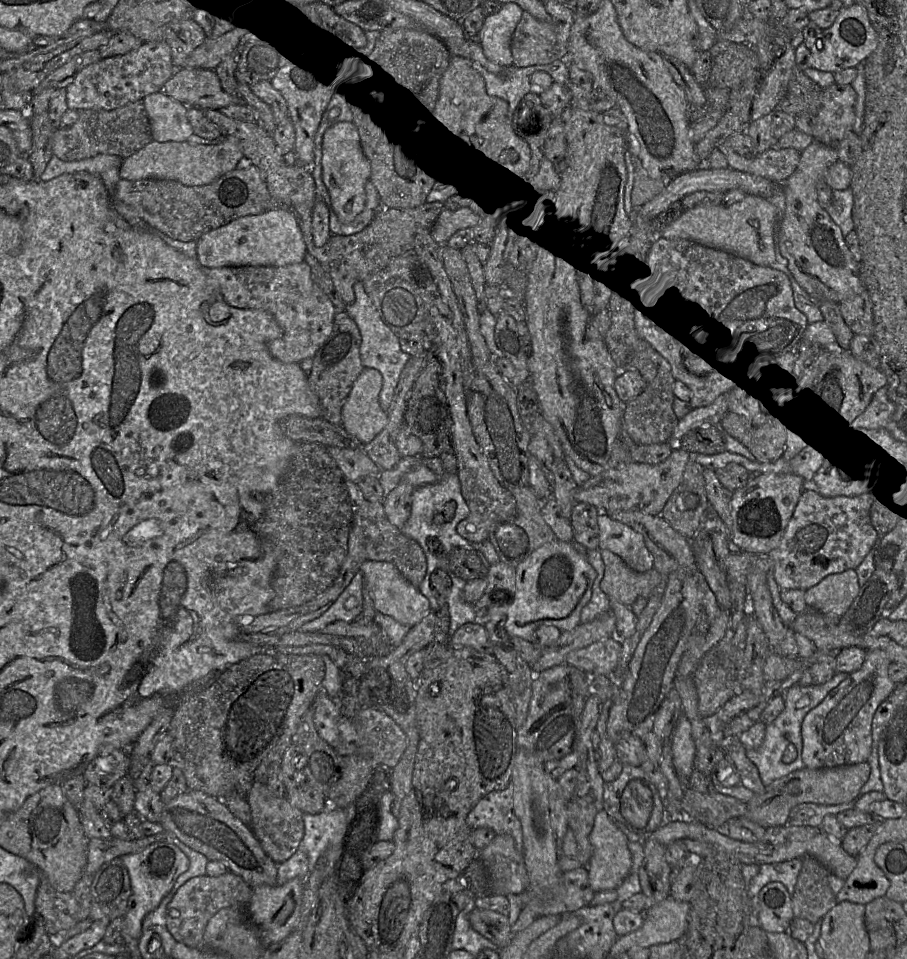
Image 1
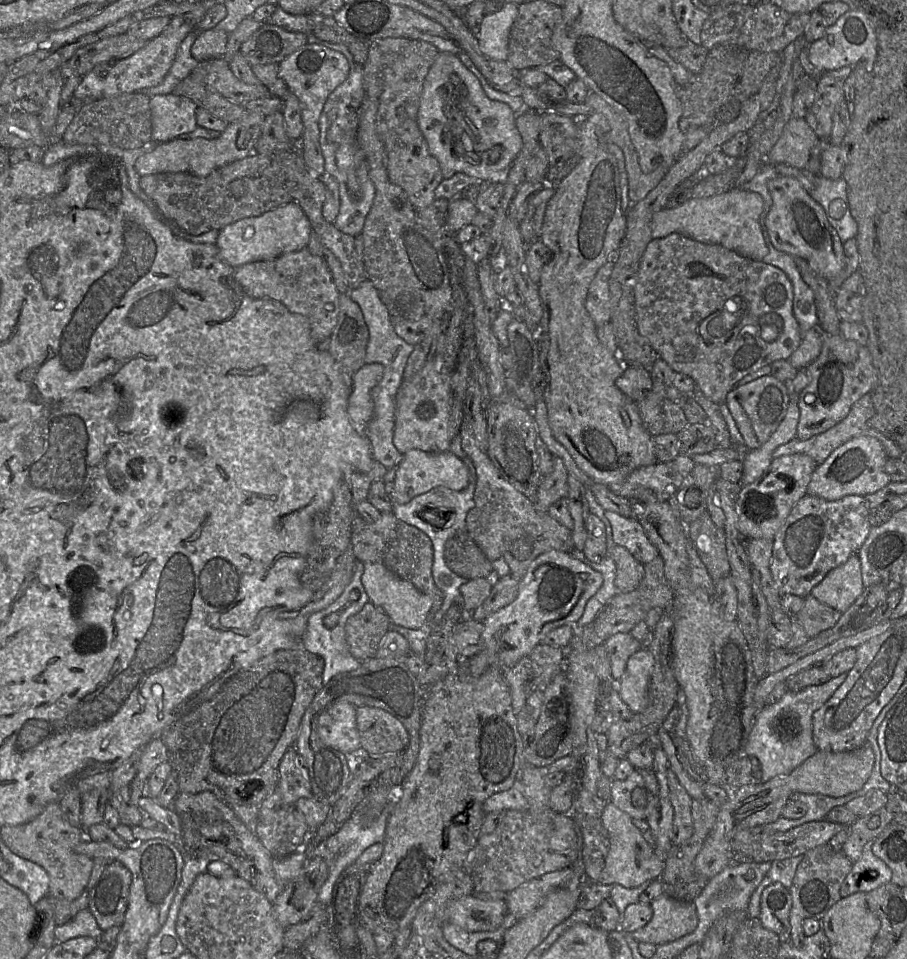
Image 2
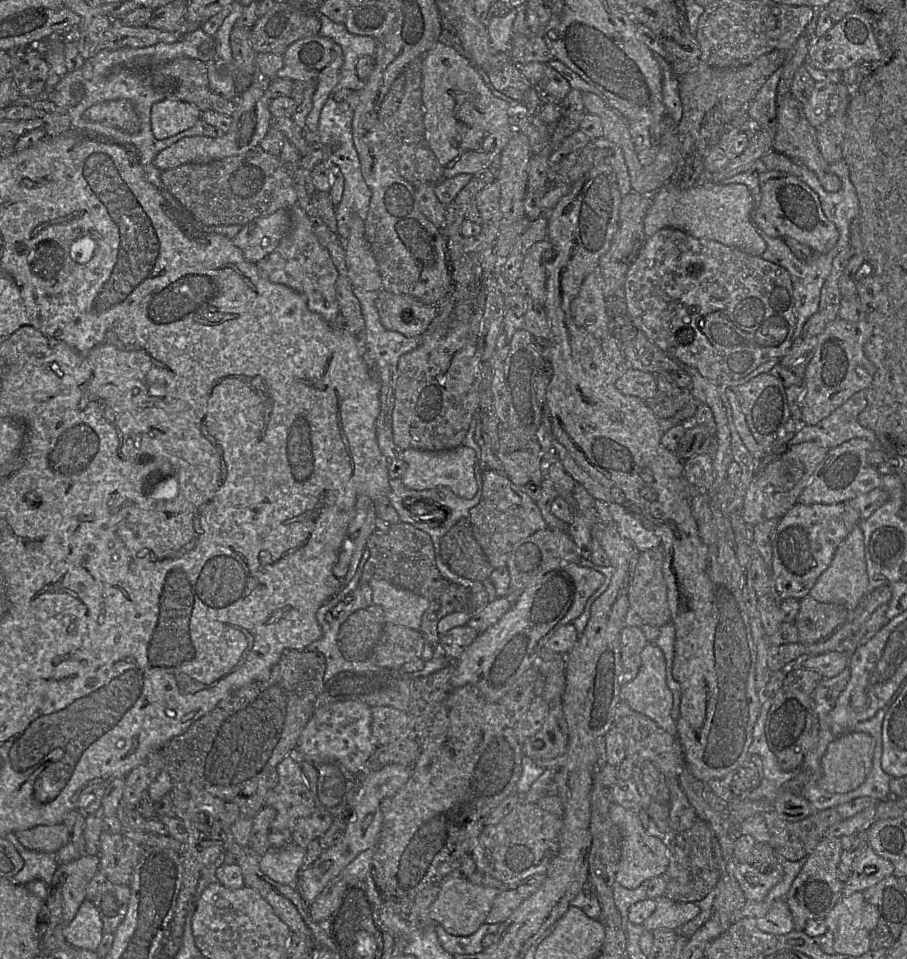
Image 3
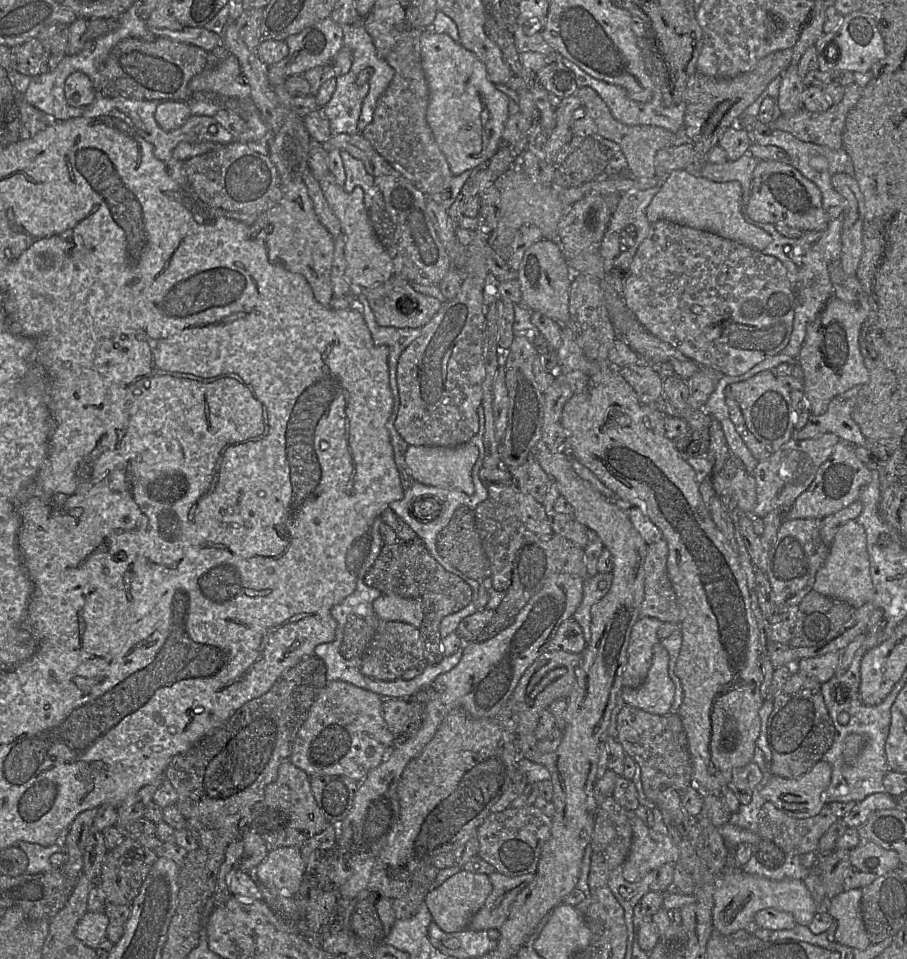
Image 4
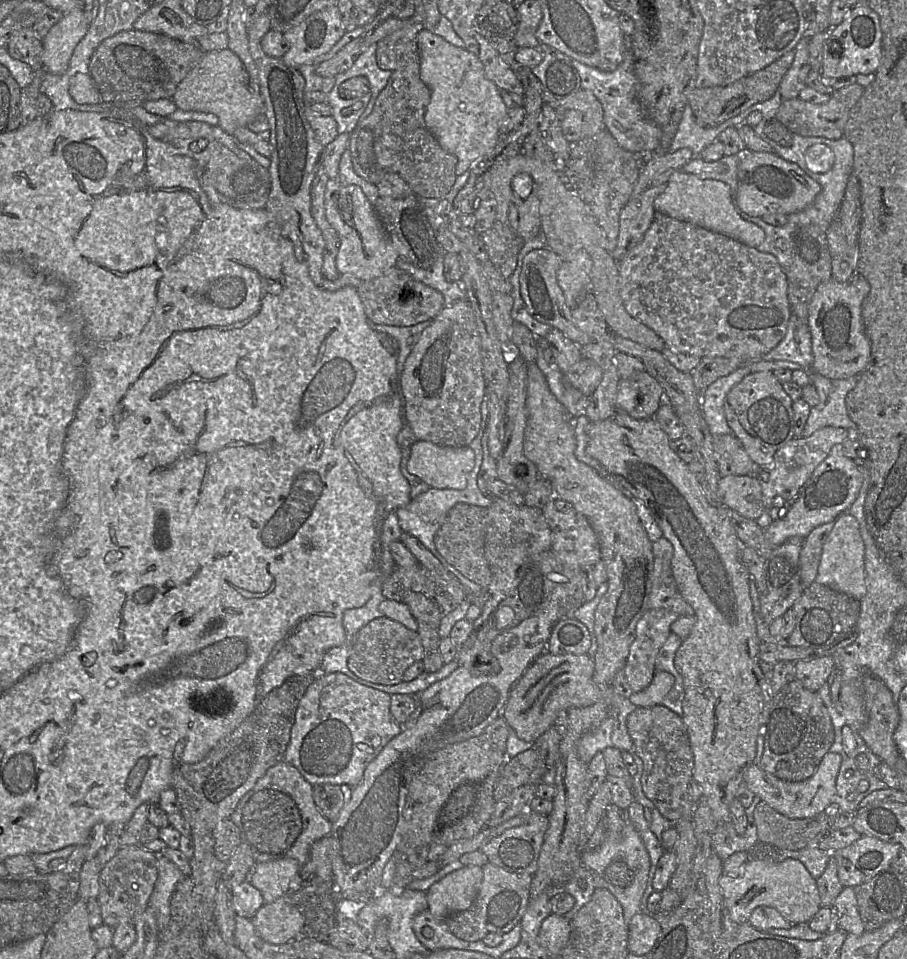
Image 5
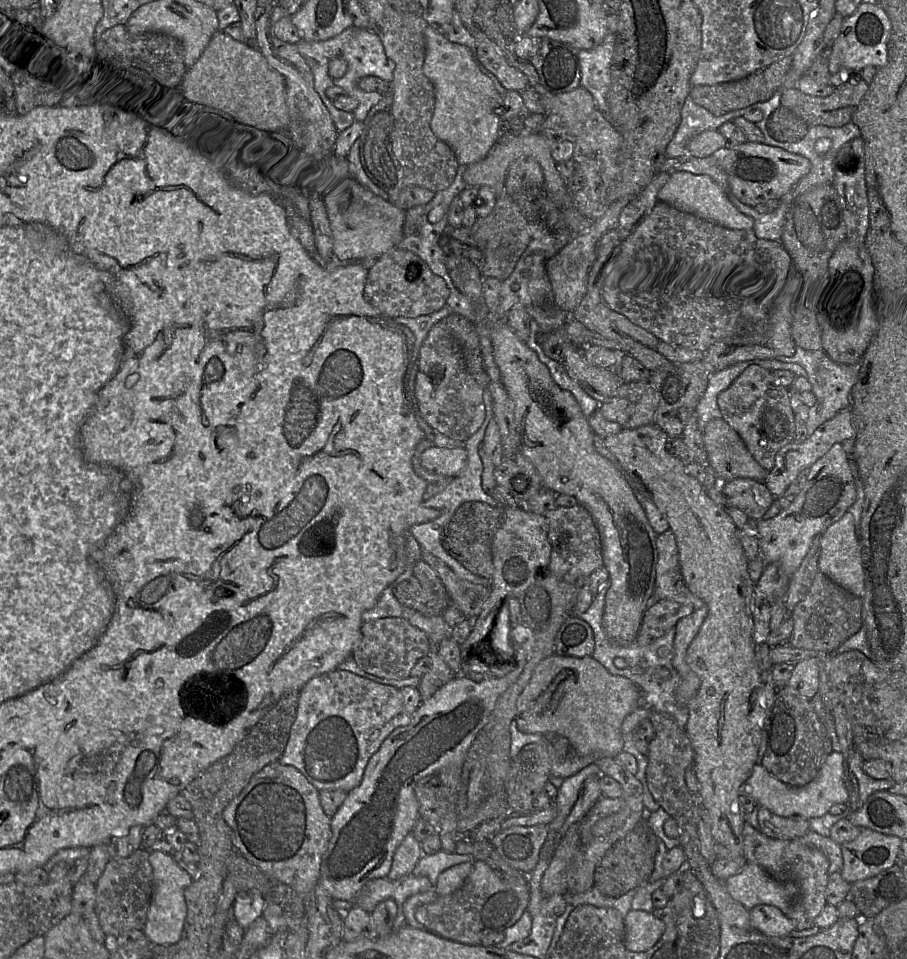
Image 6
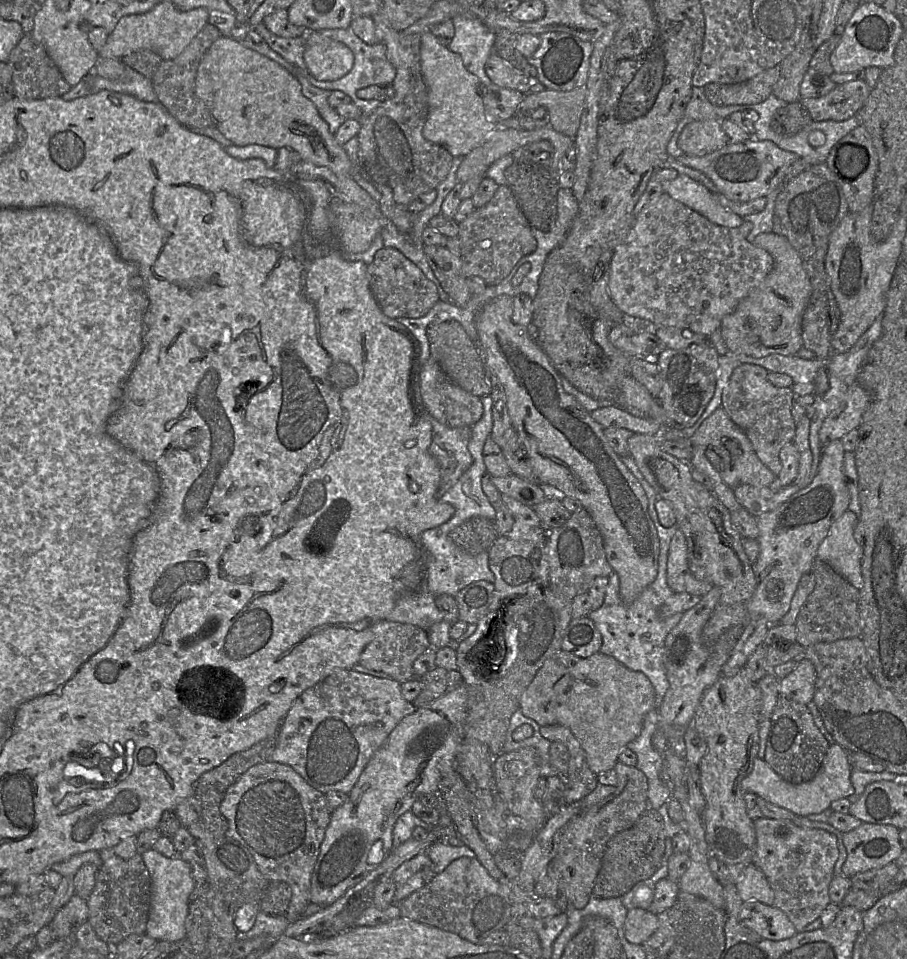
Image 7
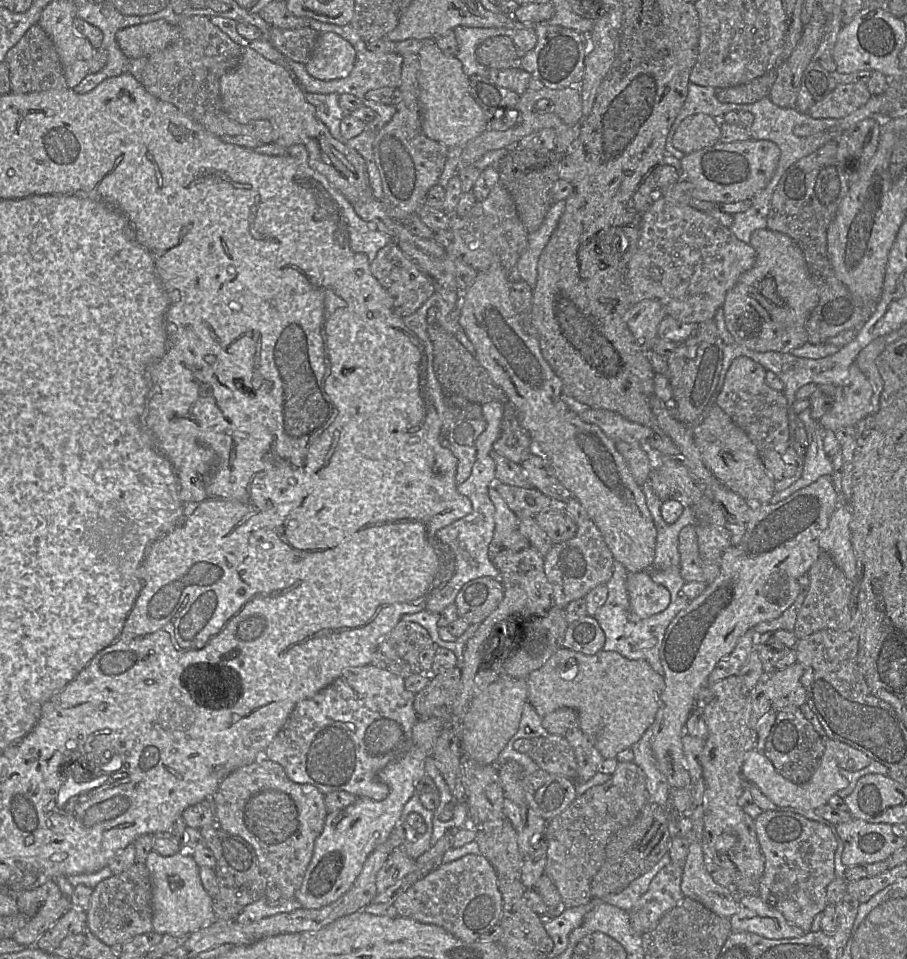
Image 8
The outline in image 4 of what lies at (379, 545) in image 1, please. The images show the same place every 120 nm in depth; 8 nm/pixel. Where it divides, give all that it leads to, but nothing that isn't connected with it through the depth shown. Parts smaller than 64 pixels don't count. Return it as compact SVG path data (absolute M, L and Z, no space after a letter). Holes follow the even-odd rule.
M420 538L405 541L401 545L384 544L379 556L365 575L364 583L382 593L417 598L422 601L423 620L419 630L428 664L437 664L444 658L440 636L441 620L466 607L473 597L471 587L455 574L446 571L431 556Z

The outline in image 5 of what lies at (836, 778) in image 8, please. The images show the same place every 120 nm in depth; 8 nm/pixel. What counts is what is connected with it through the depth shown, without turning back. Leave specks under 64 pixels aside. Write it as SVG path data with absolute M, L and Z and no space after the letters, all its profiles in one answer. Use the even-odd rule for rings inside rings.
M829 751L816 772L810 778L799 782L782 780L753 763L744 773L744 783L750 791L782 815L796 819L810 818L824 812L833 803L841 762L840 754Z

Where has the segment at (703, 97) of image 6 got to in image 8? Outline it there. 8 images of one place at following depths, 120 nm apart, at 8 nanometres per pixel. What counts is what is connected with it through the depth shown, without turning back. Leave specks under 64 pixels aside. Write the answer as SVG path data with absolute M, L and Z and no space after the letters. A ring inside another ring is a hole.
M770 70L745 84L716 89L716 98L722 103L751 104L768 97L775 80L776 70Z

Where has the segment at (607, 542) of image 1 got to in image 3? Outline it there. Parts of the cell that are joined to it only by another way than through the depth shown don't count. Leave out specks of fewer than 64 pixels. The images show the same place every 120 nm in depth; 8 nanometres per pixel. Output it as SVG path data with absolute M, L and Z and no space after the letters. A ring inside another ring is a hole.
M613 501L608 504L608 511L619 534L629 540L640 553L660 546L659 537L646 529L642 522L625 507Z

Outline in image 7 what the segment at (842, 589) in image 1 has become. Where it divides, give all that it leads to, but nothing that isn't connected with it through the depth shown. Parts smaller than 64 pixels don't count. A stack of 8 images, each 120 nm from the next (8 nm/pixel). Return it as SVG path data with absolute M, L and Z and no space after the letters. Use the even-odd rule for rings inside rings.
M846 510L830 527L827 536L820 543L817 549L817 559L828 563L835 571L842 575L849 583L858 590L863 587L862 578L862 549L856 542L854 530L858 516Z

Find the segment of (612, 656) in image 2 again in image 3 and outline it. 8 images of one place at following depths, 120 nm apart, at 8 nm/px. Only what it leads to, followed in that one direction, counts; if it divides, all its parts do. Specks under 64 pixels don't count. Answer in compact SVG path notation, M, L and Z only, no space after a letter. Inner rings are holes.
M625 626L620 633L621 666L620 685L632 681L641 666L641 652L648 644L641 627Z

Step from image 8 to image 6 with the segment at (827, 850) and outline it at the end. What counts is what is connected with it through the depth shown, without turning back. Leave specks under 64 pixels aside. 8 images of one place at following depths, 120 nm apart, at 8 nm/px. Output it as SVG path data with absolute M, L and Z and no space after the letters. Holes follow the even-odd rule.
M746 821L743 827L744 856L748 862L762 867L771 877L778 881L793 881L799 886L800 895L790 912L786 914L795 924L797 930L806 930L815 926L815 919L826 902L826 887L829 877L829 860L819 849L800 845L795 840L770 838L753 828Z

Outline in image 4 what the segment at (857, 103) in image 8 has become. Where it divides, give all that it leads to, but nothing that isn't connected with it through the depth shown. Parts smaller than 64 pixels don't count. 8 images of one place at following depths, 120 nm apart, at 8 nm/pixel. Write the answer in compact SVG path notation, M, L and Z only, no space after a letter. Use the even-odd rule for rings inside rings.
M852 83L845 87L842 100L825 112L815 113L801 108L793 114L781 114L776 121L770 122L770 129L779 129L801 141L839 150L843 148L842 133L847 114L861 94L862 88Z

